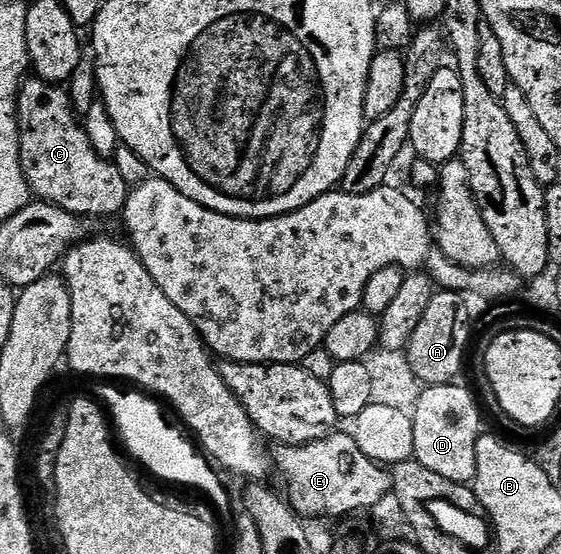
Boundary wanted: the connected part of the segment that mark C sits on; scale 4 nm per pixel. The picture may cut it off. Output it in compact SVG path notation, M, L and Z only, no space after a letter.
M31 77L19 93L19 153L23 172L36 200L51 203L80 217L118 216L127 203L129 188L114 162L102 159L93 149L87 128L76 111L66 86Z

